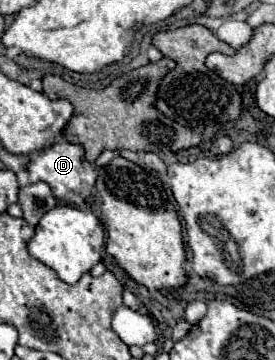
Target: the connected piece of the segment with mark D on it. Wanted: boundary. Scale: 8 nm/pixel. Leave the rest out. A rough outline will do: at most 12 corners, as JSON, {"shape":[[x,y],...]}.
{"shape":[[83,147],[31,153],[29,181],[45,181],[69,205],[87,199],[95,169]]}

